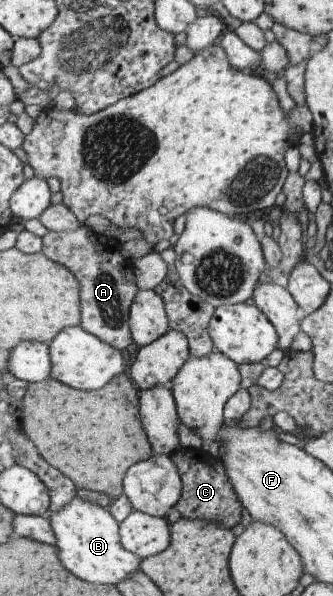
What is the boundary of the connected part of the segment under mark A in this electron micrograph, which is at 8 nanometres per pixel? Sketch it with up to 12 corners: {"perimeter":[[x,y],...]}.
{"perimeter":[[85,223],[42,252],[79,281],[80,326],[122,352],[139,289],[121,241]]}

